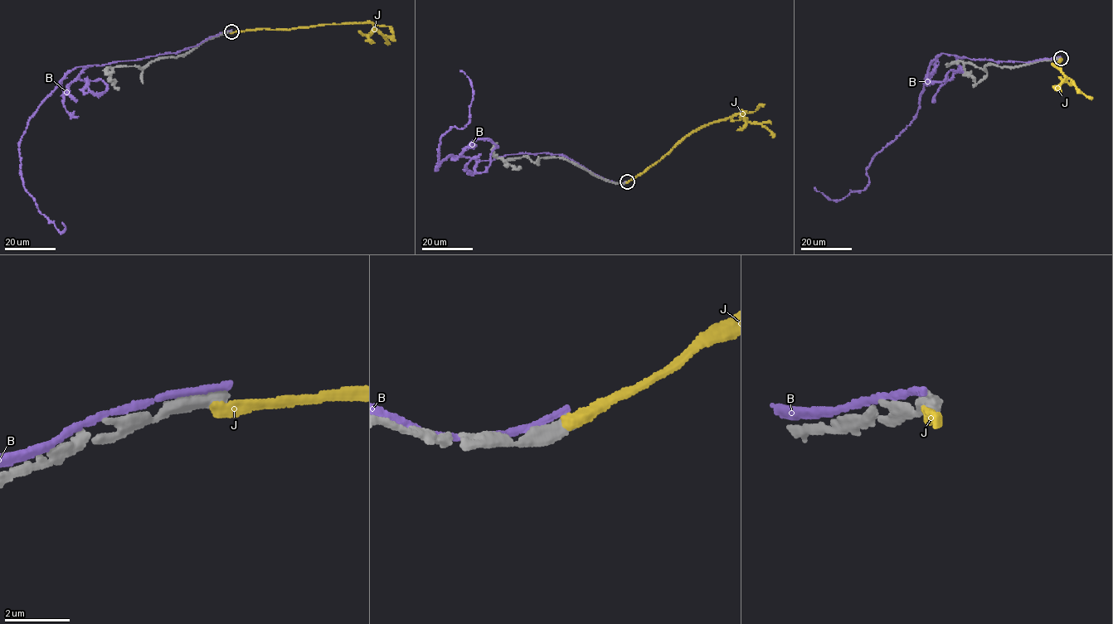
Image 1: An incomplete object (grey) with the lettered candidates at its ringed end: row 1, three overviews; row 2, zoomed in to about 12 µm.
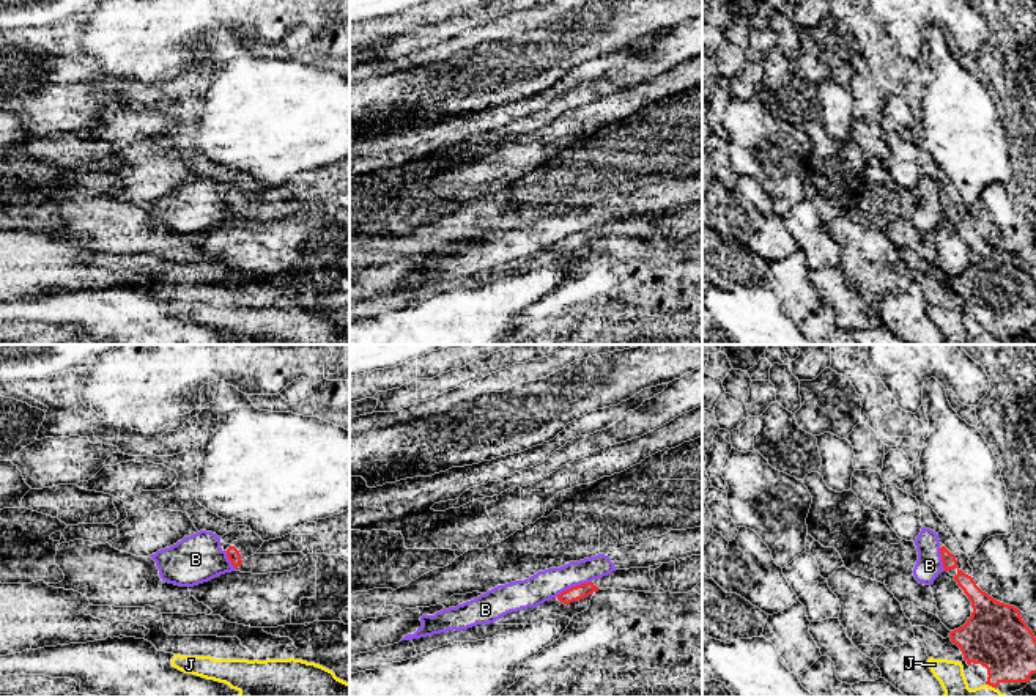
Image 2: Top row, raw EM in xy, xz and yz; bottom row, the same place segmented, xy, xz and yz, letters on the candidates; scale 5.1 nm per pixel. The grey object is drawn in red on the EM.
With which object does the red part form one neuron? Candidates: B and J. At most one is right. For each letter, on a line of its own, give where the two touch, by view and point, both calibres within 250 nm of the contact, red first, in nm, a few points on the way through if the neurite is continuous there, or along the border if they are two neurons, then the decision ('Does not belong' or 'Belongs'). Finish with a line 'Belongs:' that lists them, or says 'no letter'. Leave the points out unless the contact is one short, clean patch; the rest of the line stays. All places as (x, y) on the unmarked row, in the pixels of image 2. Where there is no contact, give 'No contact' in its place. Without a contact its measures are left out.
B: Touches red at xz (573, 235). Thickness 70 nm (red) against 150 nm. Boundary: xz (591, 228), (572, 233), (556, 243). Does not belong
J: Touches red at yz (991, 332). Thickness 320 nm (red) against 150 nm. Boundary: yz (986, 331), (995, 337). Does not belong
Belongs: no letter

